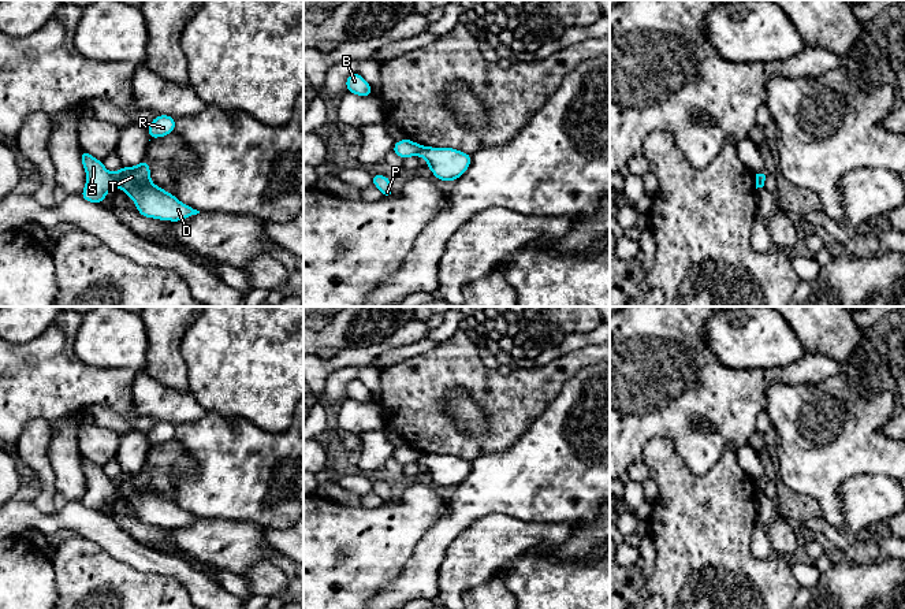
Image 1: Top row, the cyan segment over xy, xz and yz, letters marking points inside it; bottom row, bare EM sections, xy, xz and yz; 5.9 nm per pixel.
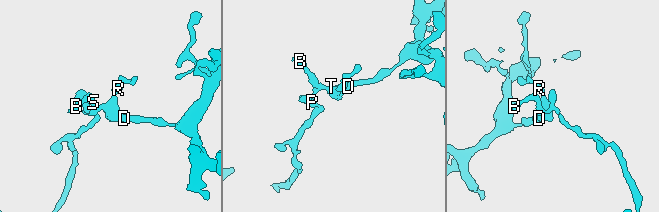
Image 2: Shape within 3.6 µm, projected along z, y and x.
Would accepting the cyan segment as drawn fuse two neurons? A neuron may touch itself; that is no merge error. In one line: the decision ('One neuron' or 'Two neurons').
Two neurons

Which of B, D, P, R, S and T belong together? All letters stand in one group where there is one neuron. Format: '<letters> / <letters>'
B P S / D R T

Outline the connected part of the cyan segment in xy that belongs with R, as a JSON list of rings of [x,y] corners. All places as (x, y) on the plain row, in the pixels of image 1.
[[[159,422],[148,432],[150,446],[174,439],[176,426],[170,422]]]

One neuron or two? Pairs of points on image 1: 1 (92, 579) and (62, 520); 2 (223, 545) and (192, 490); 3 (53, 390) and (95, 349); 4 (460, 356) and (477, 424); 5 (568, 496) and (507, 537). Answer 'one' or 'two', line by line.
1: two
2: two
3: two
4: two
5: two

